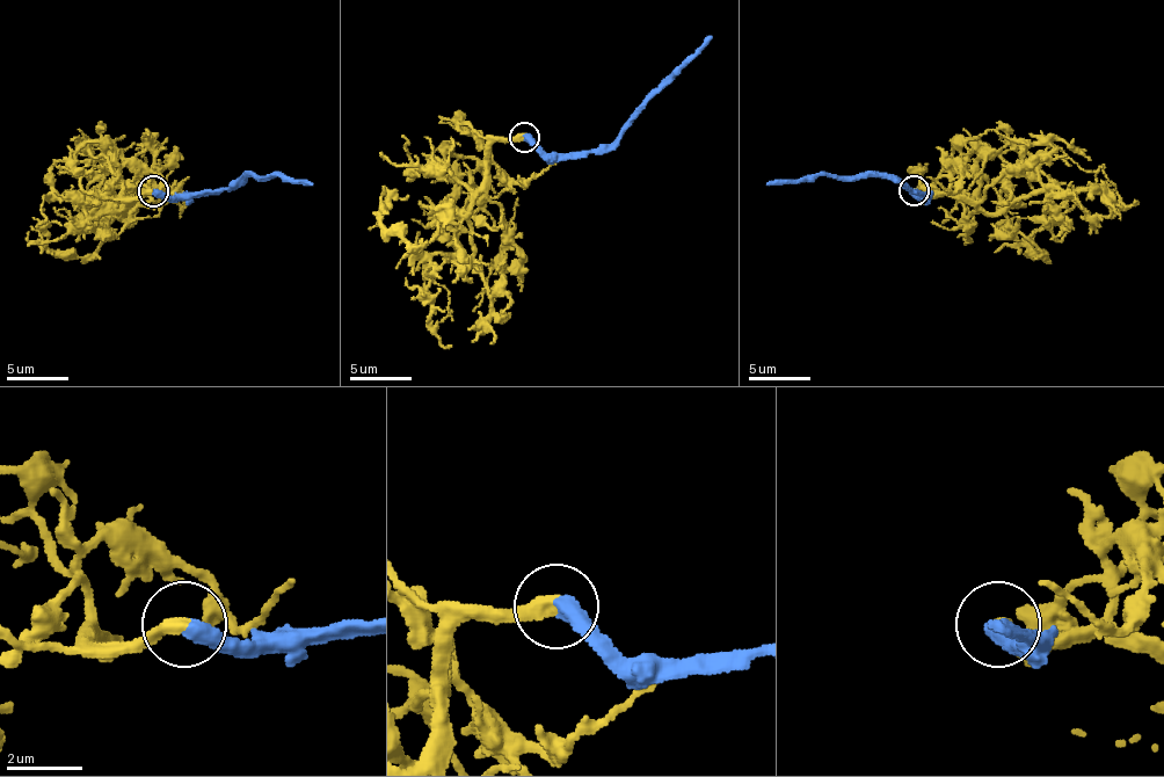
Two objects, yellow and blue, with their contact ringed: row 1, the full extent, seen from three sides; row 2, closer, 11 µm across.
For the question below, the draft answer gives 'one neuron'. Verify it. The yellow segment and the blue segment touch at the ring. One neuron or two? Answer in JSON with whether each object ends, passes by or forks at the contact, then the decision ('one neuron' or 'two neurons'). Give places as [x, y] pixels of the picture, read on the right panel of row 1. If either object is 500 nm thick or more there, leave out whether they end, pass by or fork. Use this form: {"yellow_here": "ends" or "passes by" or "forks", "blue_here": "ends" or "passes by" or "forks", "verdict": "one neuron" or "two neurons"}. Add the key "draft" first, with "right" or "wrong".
{"draft": "right", "yellow_here": "ends", "blue_here": "ends", "verdict": "one neuron"}

